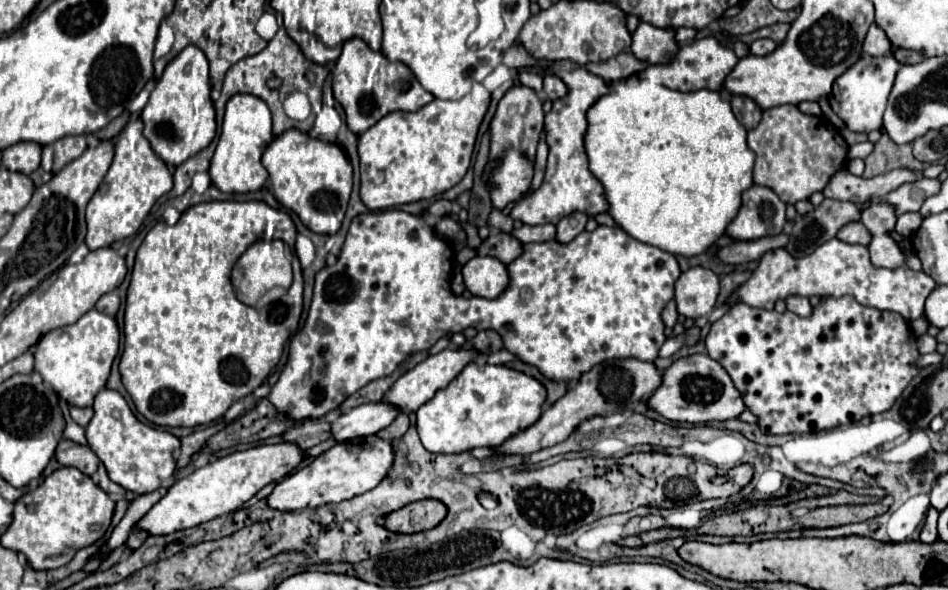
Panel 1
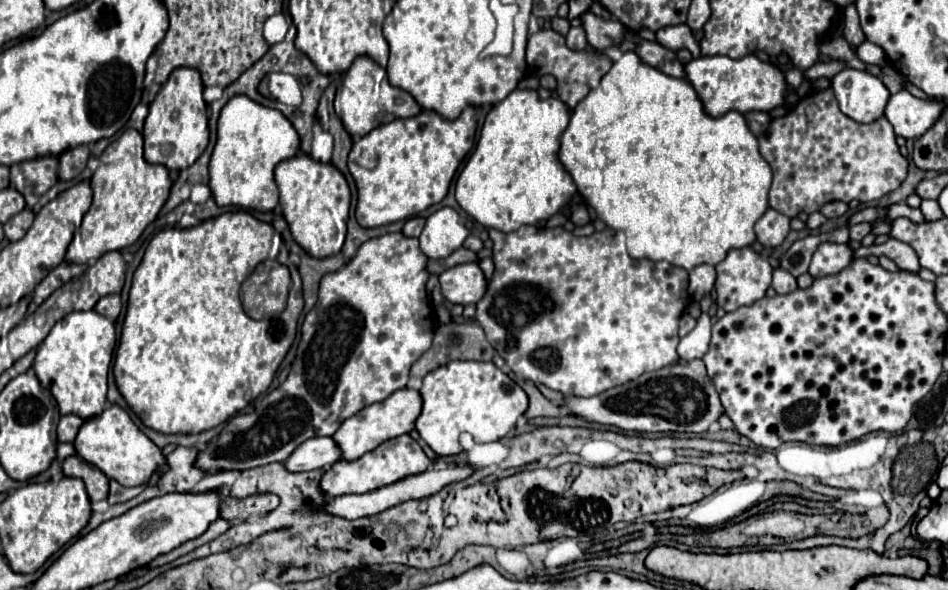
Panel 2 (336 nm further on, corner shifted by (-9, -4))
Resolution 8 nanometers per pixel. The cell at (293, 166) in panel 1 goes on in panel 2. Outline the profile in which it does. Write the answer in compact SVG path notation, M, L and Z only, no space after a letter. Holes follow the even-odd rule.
M300 153L274 169L280 191L280 207L294 241L310 257L330 257L342 249L350 209L350 189L344 175L332 163L320 163Z

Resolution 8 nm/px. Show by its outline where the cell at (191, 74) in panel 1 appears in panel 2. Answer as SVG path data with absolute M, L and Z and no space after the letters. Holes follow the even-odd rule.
M180 67L180 69L174 69L168 77L168 81L160 87L156 99L150 103L150 113L144 121L144 157L148 163L160 163L164 165L166 169L186 169L190 167L200 155L202 151L206 149L208 145L208 105L202 97L202 79L200 79L200 73L196 69L190 69L190 67Z

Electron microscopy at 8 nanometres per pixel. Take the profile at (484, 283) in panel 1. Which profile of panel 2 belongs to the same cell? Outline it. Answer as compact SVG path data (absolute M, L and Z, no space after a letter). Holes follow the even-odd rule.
M462 263L446 269L444 273L440 273L438 281L444 299L450 303L478 303L486 293L486 279L478 263Z

